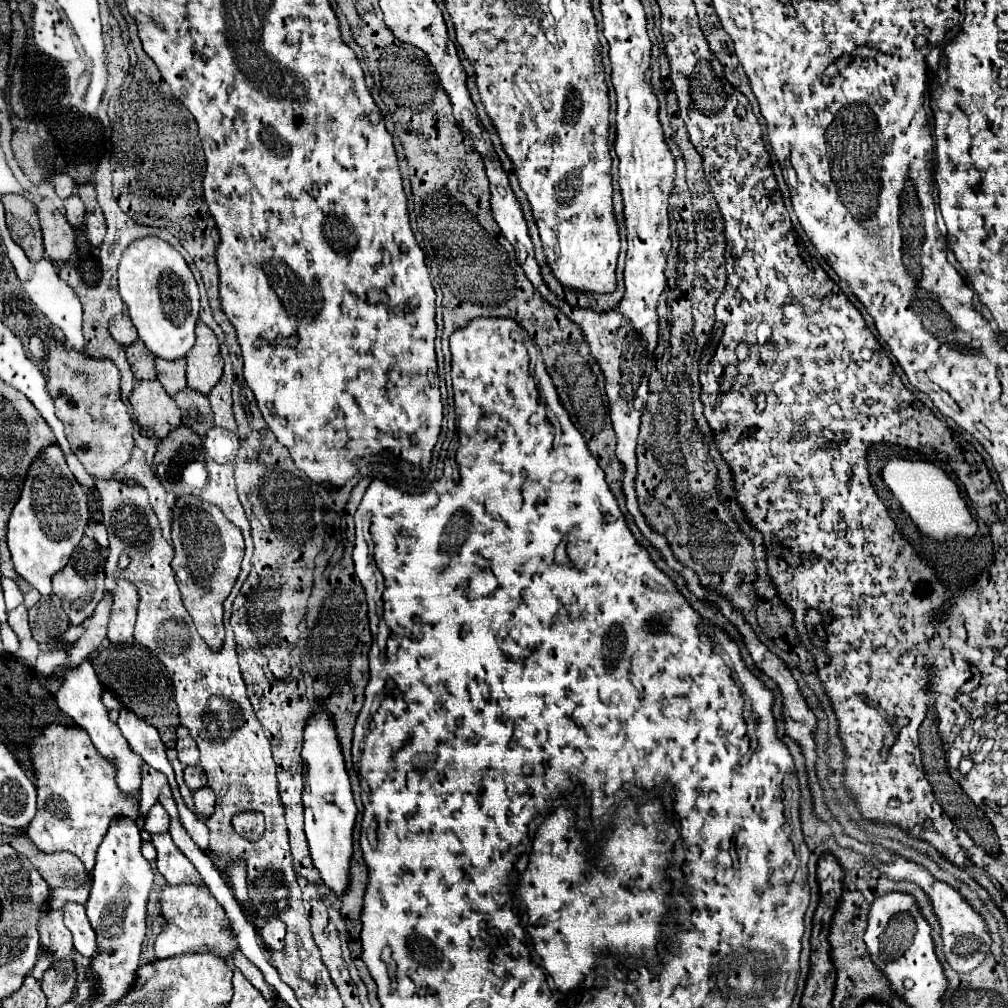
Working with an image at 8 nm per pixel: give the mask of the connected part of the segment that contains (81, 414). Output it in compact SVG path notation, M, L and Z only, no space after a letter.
M50 340L46 348L46 388L54 400L56 416L64 424L66 440L84 468L102 480L126 464L134 448L134 422L120 396L120 374L108 358L92 358L86 352L66 348L58 340Z

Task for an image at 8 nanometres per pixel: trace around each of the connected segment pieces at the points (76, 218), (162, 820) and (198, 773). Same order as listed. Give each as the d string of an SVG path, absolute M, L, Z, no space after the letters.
M78 194L70 196L64 200L64 210L66 210L66 220L72 226L80 226L84 222L84 204L78 198Z
M154 804L146 816L146 822L144 822L144 828L150 832L150 834L166 834L168 832L168 824L170 824L170 816L168 812L162 808L162 804Z
M198 764L184 768L184 780L186 780L186 784L188 784L188 788L190 788L192 792L196 792L198 788L204 788L204 786L206 786L204 770L202 770Z

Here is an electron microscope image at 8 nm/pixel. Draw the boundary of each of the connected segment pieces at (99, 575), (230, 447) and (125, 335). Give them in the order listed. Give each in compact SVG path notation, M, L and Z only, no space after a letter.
M84 536L80 540L80 544L74 548L68 564L52 576L54 594L62 600L62 608L70 616L72 624L82 624L88 616L92 616L96 604L102 600L102 596L106 592L104 562L106 562L106 556L104 556L104 550L100 548L100 544L94 538Z
M214 426L214 428L210 428L210 430L206 432L206 442L204 442L204 446L206 446L208 456L210 456L214 462L226 464L226 462L234 462L234 458L236 458L236 454L238 454L240 442L238 442L238 436L236 436L236 434L228 432L226 428Z
M122 312L122 314L118 314L118 316L114 316L110 320L110 334L122 346L130 346L132 342L138 340L136 328L134 328L132 320L128 320L128 314L126 312Z

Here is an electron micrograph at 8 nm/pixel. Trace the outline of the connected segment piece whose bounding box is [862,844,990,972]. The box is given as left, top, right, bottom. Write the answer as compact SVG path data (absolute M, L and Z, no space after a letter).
M862 844L862 850L866 852L862 856L872 856L872 864L874 862L888 862L888 878L892 882L904 882L906 880L906 882L918 884L924 890L924 894L928 896L928 900L932 904L934 916L940 922L940 936L942 936L942 942L944 942L942 954L944 954L946 962L956 972L970 972L970 970L974 970L984 960L984 956L986 956L986 952L990 948L990 936L986 932L984 920L982 920L982 916L972 906L968 906L964 902L964 898L952 886L936 880L926 868L922 868L922 866L918 866L914 862L908 862L908 860L904 860L904 858L884 850L884 848L880 848L880 846Z

